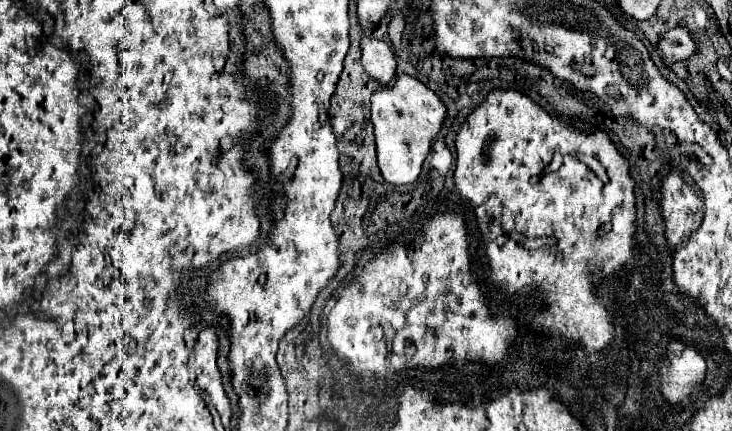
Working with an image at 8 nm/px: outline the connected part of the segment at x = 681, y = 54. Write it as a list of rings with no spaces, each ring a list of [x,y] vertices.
[[[677,26],[660,39],[658,49],[665,65],[670,67],[677,61],[693,57],[697,53],[697,43],[685,27]]]

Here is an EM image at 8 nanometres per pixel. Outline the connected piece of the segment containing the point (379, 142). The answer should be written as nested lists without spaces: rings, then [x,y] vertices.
[[[401,75],[393,85],[379,87],[371,95],[377,164],[385,181],[393,185],[411,185],[417,181],[445,119],[445,103],[433,89],[411,75]]]

